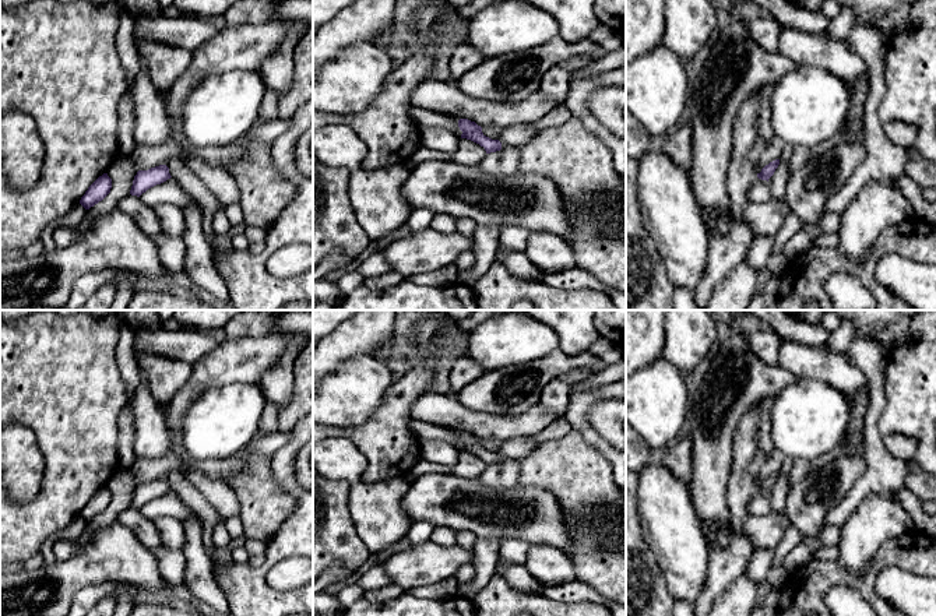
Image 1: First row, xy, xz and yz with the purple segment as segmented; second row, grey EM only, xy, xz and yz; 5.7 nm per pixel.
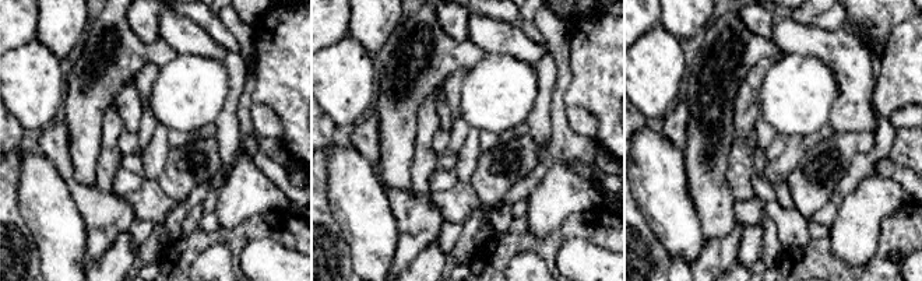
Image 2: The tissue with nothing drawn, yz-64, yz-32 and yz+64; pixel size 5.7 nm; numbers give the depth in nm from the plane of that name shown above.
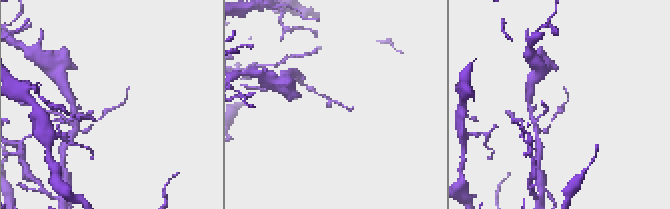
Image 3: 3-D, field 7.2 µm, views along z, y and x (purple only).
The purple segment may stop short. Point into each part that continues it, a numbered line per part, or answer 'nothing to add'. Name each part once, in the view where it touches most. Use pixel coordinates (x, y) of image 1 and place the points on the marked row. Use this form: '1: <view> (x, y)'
nothing to add

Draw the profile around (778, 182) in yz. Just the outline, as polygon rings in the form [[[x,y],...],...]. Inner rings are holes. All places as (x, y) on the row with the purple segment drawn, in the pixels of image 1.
[[[784,144],[782,152],[780,155],[780,165],[775,169],[774,175],[768,179],[771,187],[771,198],[774,200],[787,200],[785,190],[788,187],[789,175],[789,162],[794,152],[794,145]]]

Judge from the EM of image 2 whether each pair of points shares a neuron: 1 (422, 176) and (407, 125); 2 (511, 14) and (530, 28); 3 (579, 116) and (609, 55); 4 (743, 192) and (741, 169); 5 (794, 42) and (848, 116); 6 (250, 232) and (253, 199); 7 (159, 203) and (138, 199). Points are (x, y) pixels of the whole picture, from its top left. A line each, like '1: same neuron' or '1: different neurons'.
1: different neurons
2: same neuron
3: different neurons
4: same neuron
5: same neuron
6: different neurons
7: same neuron

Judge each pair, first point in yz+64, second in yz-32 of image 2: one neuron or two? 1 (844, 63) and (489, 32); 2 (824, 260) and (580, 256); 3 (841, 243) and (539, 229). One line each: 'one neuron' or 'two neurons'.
1: one neuron
2: two neurons
3: one neuron

